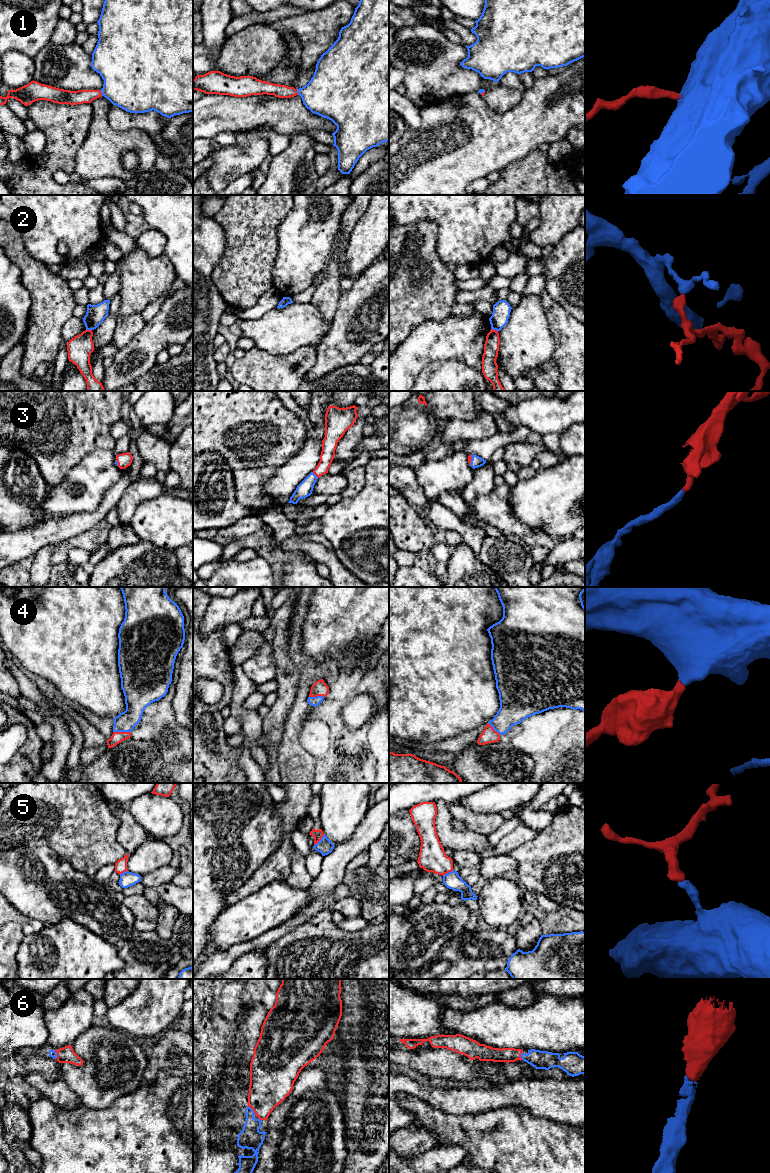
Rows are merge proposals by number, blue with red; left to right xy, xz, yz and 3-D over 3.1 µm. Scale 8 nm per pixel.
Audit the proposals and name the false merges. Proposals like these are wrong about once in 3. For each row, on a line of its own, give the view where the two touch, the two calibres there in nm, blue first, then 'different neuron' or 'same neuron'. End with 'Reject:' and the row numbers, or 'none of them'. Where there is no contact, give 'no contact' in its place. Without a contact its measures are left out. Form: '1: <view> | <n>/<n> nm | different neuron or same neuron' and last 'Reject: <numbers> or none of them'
1: xy | 440/110 nm | same neuron
2: yz | 140/130 nm | different neuron
3: xz | 120/110 nm | same neuron
4: xy | 160/100 nm | same neuron
5: xz | 120/80 nm | same neuron
6: xz | 180/320 nm | same neuron
Reject: 2

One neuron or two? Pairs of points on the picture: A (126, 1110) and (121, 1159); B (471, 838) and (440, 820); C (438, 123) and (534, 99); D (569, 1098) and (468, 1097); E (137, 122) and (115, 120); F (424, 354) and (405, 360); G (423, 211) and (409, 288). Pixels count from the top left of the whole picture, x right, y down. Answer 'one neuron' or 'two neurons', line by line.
A: one neuron
B: one neuron
C: one neuron
D: one neuron
E: one neuron
F: one neuron
G: two neurons

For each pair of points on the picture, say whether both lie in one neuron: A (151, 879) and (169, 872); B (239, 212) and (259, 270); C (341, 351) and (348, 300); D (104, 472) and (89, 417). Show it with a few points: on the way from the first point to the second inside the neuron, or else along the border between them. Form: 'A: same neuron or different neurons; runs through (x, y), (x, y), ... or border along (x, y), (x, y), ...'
A: same neuron; runs through (155, 878), (165, 874)
B: same neuron; runs through (250, 226), (251, 256)
C: same neuron; runs through (346, 338), (348, 313)
D: different neurons; border along (112, 449), (95, 449), (78, 462)

